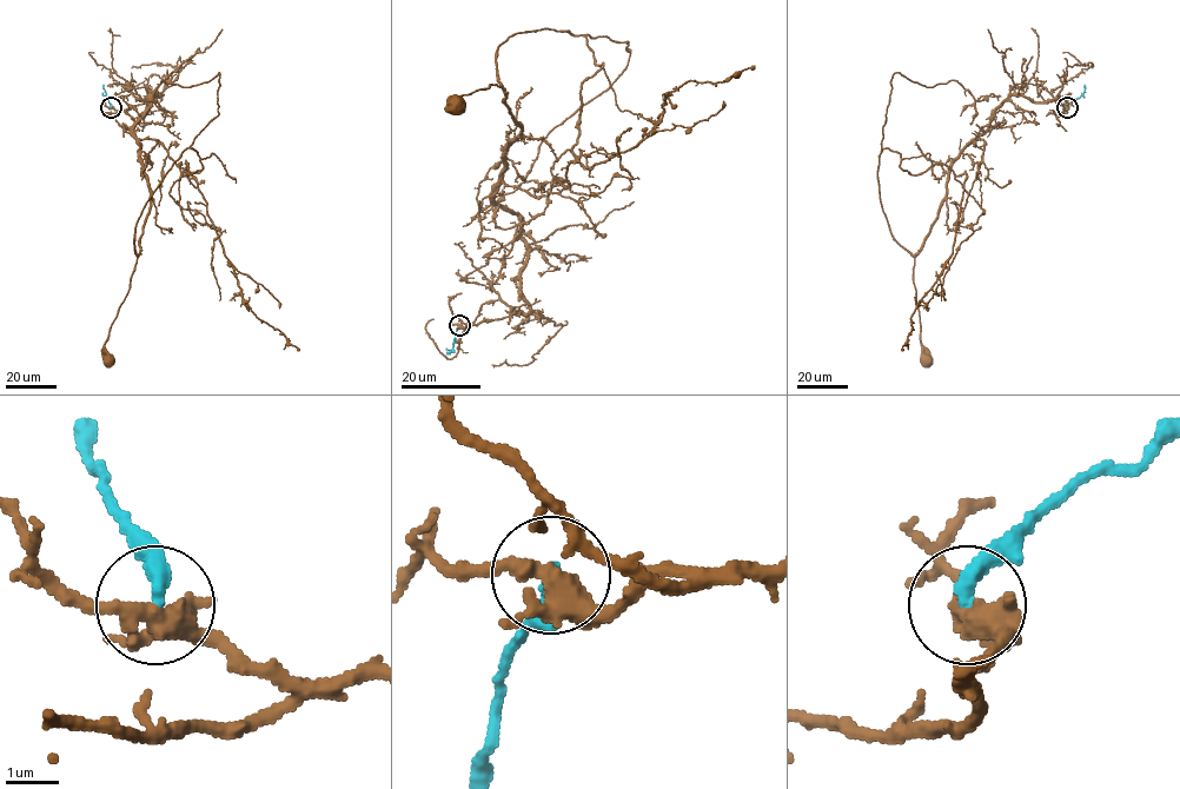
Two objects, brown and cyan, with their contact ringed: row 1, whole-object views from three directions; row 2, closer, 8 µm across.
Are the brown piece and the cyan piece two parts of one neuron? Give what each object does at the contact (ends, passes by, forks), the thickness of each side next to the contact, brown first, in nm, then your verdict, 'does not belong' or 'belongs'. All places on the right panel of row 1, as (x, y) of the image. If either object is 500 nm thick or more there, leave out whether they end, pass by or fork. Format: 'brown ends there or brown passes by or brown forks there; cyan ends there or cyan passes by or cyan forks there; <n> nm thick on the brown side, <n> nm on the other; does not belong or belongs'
brown forks there; cyan ends there; 360 nm thick on the brown side, 320 nm on the other; does not belong

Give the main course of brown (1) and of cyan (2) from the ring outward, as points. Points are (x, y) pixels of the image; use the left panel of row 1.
1: (111, 106), (124, 111), (156, 99), (150, 97), (133, 128), (150, 206), (127, 294), (104, 345), (108, 360)
2: (111, 106), (103, 85)

